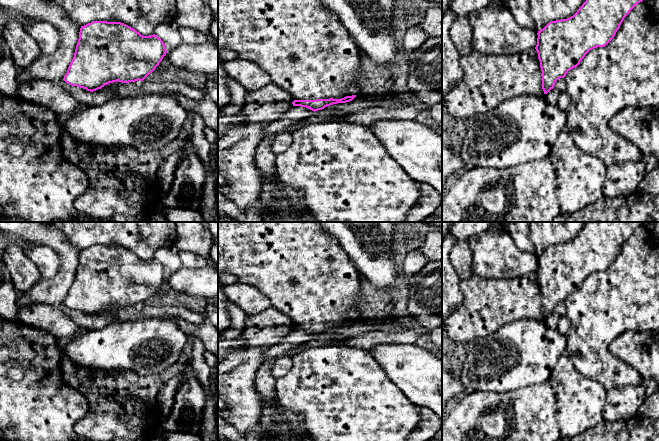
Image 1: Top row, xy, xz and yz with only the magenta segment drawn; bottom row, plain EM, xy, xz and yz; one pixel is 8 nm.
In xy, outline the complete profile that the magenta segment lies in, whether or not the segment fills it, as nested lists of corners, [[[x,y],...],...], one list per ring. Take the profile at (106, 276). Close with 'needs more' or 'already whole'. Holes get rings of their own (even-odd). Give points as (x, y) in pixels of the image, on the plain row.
[[[93,245],[81,250],[74,281],[63,304],[90,316],[117,305],[143,305],[156,293],[166,277],[165,268],[155,258],[143,260],[121,246]]]; already whole

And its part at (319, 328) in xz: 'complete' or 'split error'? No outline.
split error

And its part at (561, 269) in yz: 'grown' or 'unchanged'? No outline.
grown

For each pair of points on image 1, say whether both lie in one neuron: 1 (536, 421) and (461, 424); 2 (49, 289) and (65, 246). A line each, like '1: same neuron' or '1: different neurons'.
1: same neuron
2: same neuron

